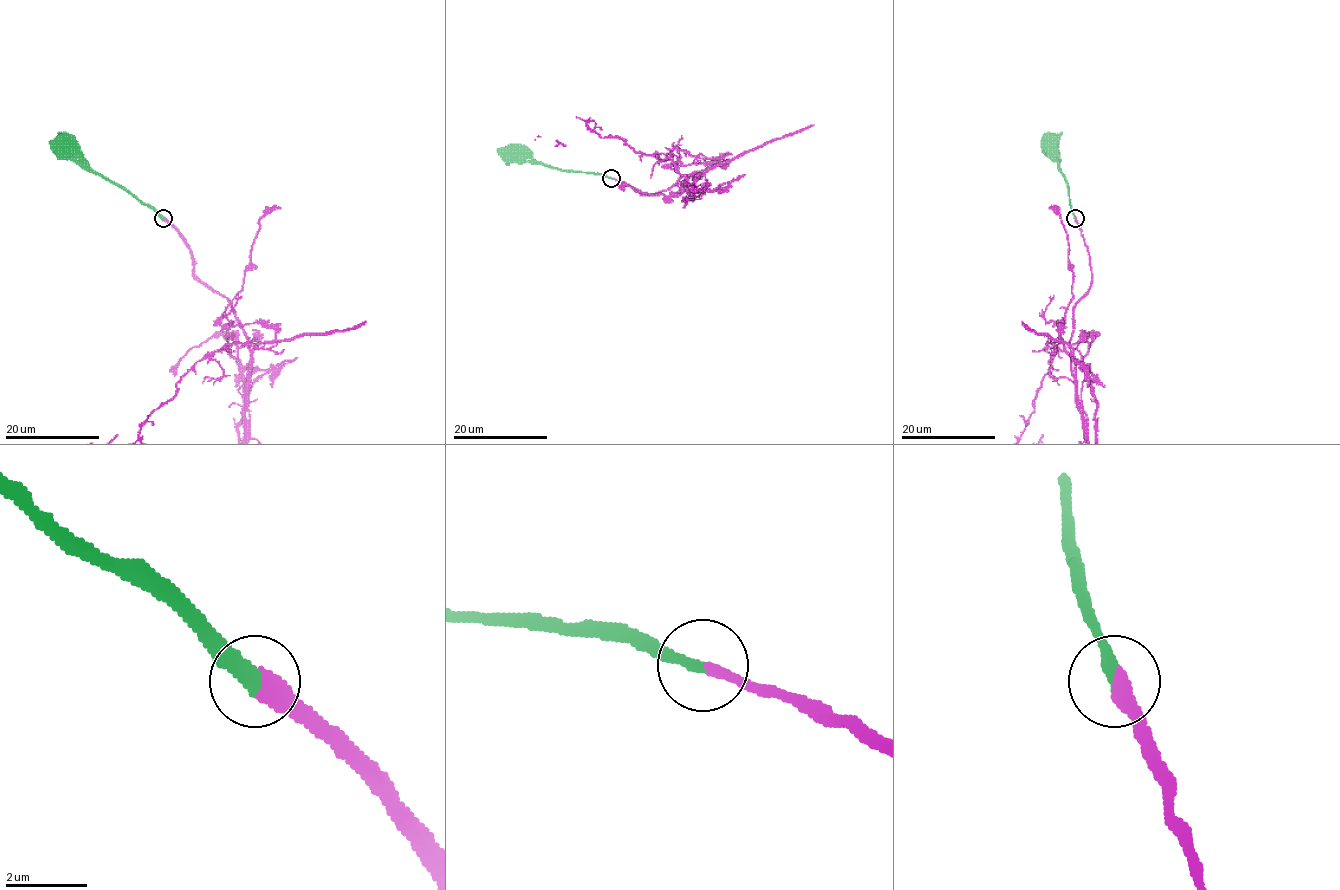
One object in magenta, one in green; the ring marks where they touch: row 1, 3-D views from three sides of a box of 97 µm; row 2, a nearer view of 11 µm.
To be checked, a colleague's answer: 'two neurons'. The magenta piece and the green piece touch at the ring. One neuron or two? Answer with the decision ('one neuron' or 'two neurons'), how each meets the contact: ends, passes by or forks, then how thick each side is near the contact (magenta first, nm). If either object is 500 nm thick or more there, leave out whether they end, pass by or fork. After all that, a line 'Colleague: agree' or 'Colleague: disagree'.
one neuron; magenta ends; green ends; calibres 340 and 360 nm
Colleague: disagree

